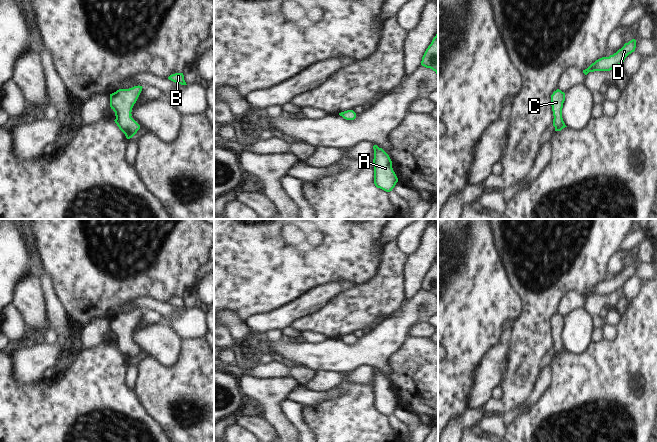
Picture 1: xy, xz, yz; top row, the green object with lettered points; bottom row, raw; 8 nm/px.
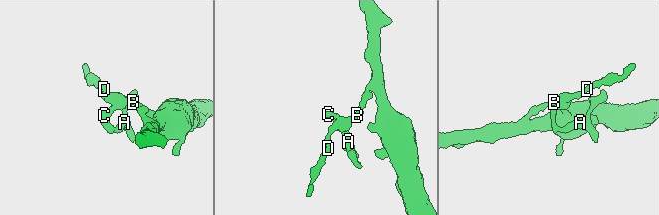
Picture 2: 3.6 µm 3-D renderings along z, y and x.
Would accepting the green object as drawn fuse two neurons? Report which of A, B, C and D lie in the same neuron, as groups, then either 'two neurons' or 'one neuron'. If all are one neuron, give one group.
A B C D | one neuron

